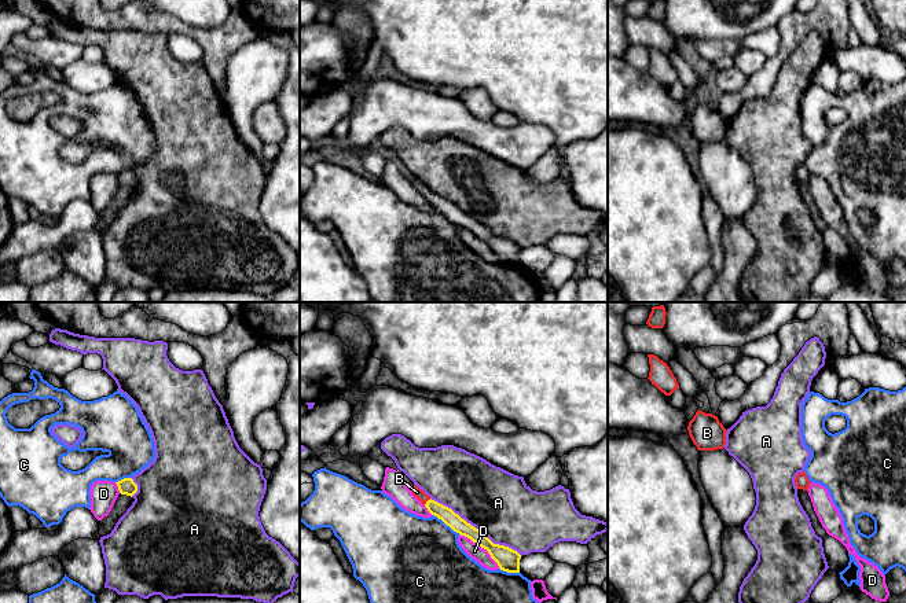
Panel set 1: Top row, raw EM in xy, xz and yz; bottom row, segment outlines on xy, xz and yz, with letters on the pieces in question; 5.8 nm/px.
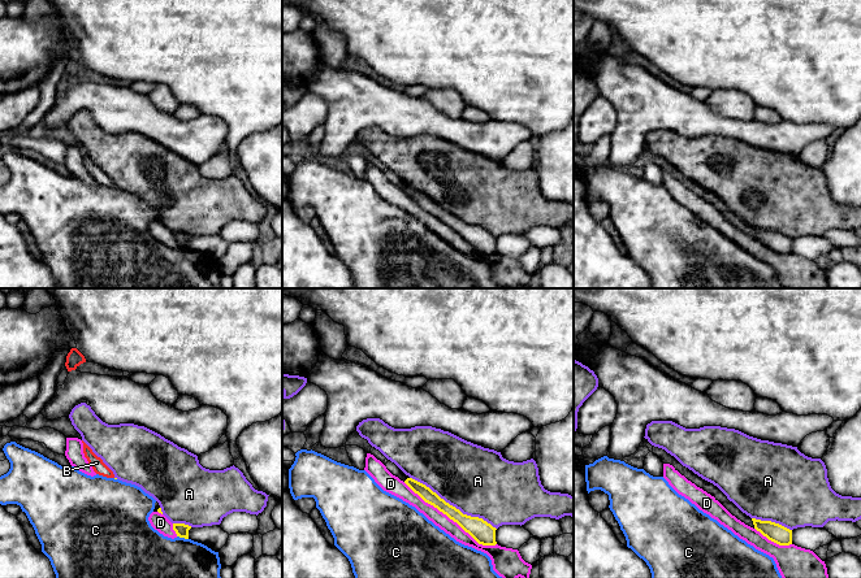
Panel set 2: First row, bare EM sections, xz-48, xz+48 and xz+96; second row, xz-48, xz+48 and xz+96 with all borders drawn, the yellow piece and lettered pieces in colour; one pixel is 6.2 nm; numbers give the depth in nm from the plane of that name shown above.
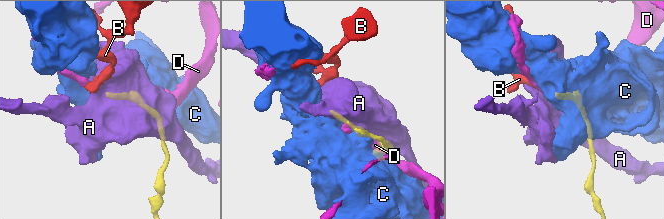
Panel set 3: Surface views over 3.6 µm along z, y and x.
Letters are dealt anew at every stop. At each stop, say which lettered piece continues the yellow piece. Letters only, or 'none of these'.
B

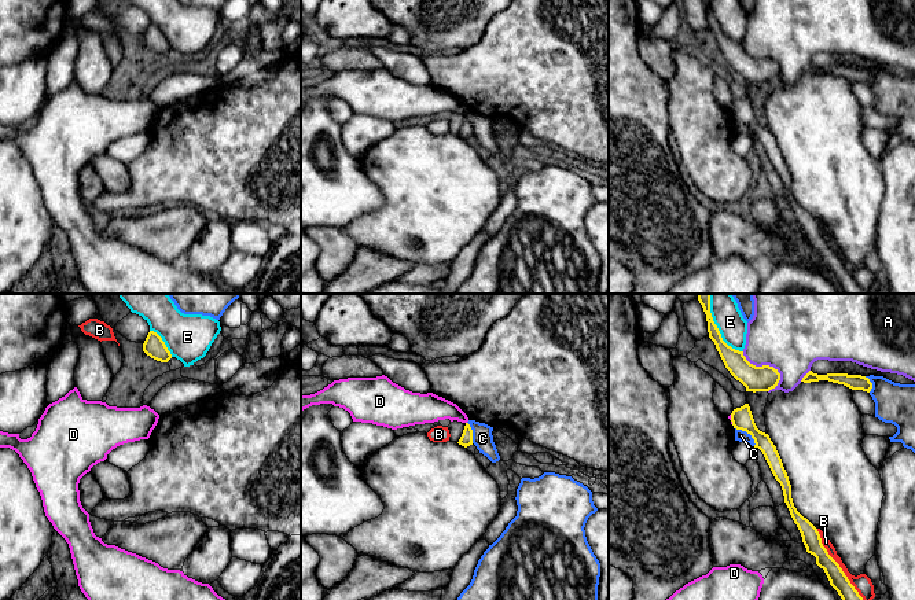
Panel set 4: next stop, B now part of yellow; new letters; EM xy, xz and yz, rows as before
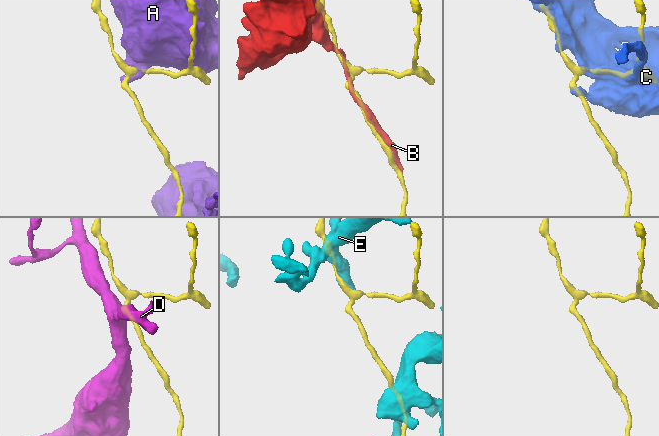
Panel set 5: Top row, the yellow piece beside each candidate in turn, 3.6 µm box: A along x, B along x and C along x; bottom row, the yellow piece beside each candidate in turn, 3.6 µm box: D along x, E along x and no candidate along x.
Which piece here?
none of these

